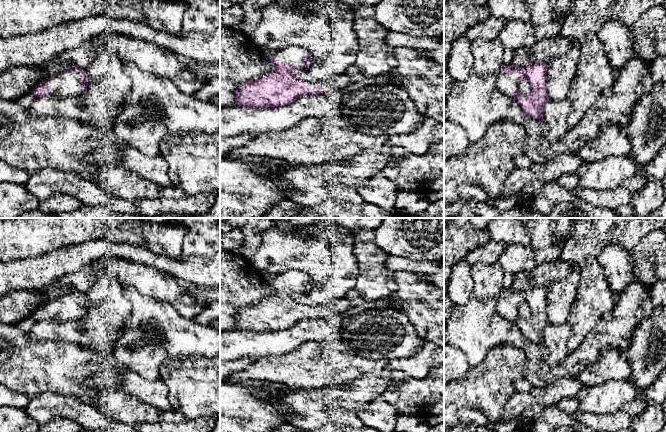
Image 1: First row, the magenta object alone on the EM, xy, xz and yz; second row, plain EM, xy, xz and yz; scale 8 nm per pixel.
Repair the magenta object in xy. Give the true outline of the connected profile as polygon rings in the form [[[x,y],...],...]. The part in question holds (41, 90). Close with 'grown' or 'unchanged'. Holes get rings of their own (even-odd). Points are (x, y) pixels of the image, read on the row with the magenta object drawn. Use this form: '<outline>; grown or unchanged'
[[[77,66],[66,69],[52,78],[44,80],[31,91],[36,97],[47,96],[52,99],[65,99],[85,93],[88,72]]]; grown

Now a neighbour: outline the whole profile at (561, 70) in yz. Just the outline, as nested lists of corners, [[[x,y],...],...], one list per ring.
[[[572,43],[566,55],[552,58],[547,65],[547,93],[550,100],[566,99],[579,62],[580,45]]]

